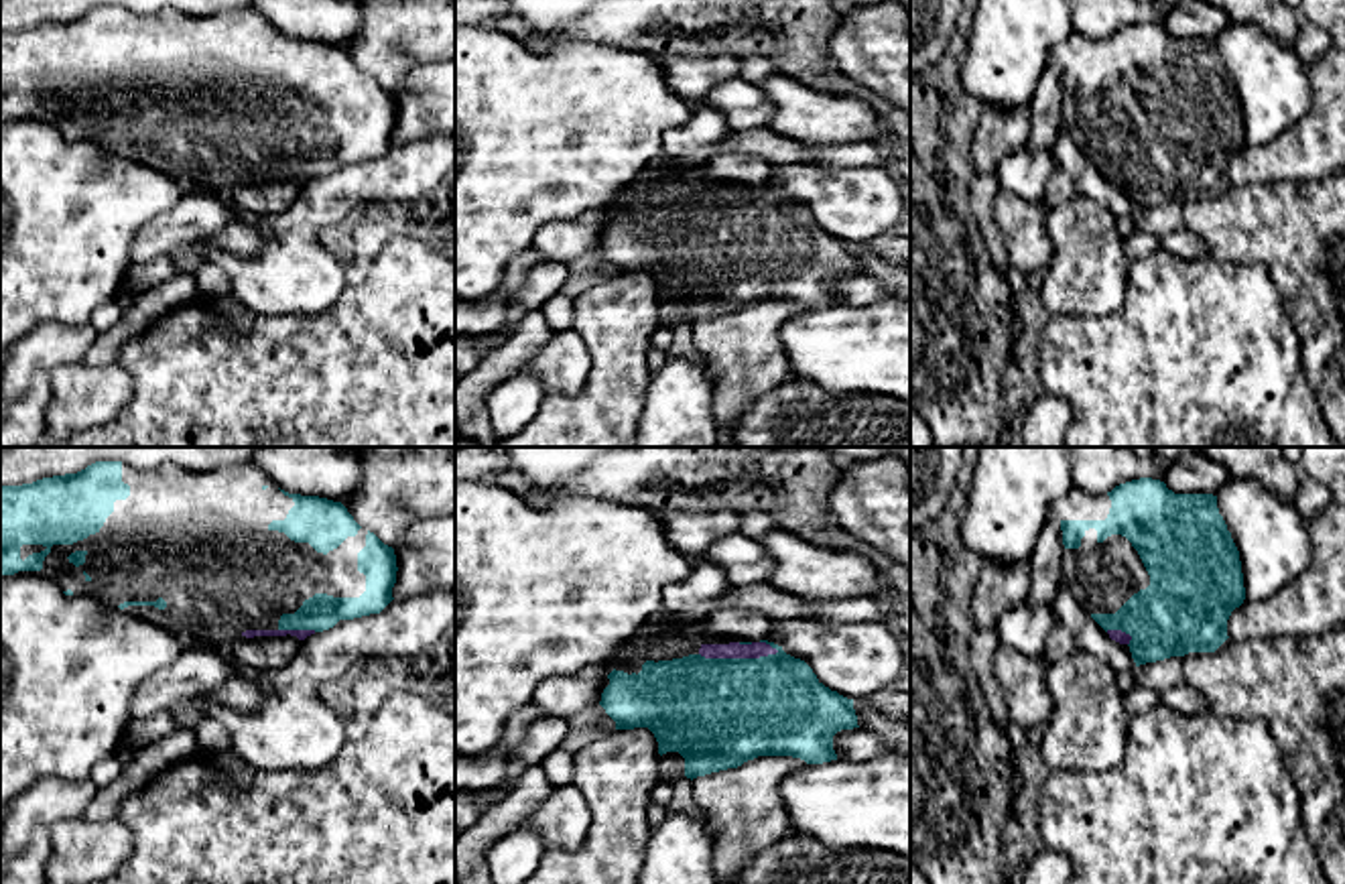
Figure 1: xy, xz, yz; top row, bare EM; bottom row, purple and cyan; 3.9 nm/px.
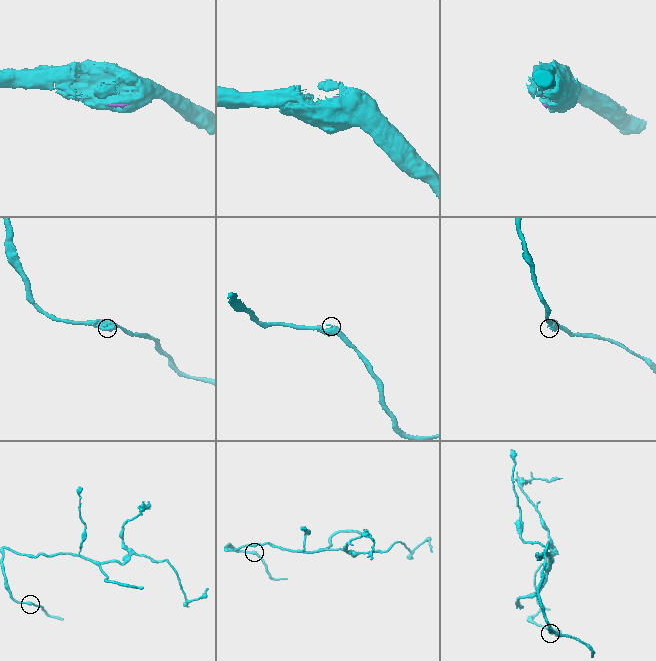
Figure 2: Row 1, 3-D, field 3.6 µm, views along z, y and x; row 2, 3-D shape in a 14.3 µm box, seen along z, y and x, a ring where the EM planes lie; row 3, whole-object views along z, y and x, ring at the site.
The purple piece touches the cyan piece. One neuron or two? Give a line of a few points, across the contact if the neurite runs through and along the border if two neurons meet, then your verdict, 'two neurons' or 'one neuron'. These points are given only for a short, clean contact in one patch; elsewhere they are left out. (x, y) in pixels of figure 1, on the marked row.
line xz (734, 649), (738, 657), (738, 685), (718, 714); one neuron

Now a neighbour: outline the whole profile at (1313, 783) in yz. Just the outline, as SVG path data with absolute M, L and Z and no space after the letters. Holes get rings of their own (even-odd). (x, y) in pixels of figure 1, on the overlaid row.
M1345 624L1310 638L1229 642L1225 650L1182 656L1182 683L1197 689L1209 711L1268 721L1286 766L1300 788L1304 831L1329 884L1345 884Z

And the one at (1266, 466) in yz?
M1201 447L1201 451L1223 465L1229 478L1254 480L1278 498L1294 502L1300 469L1280 447Z

